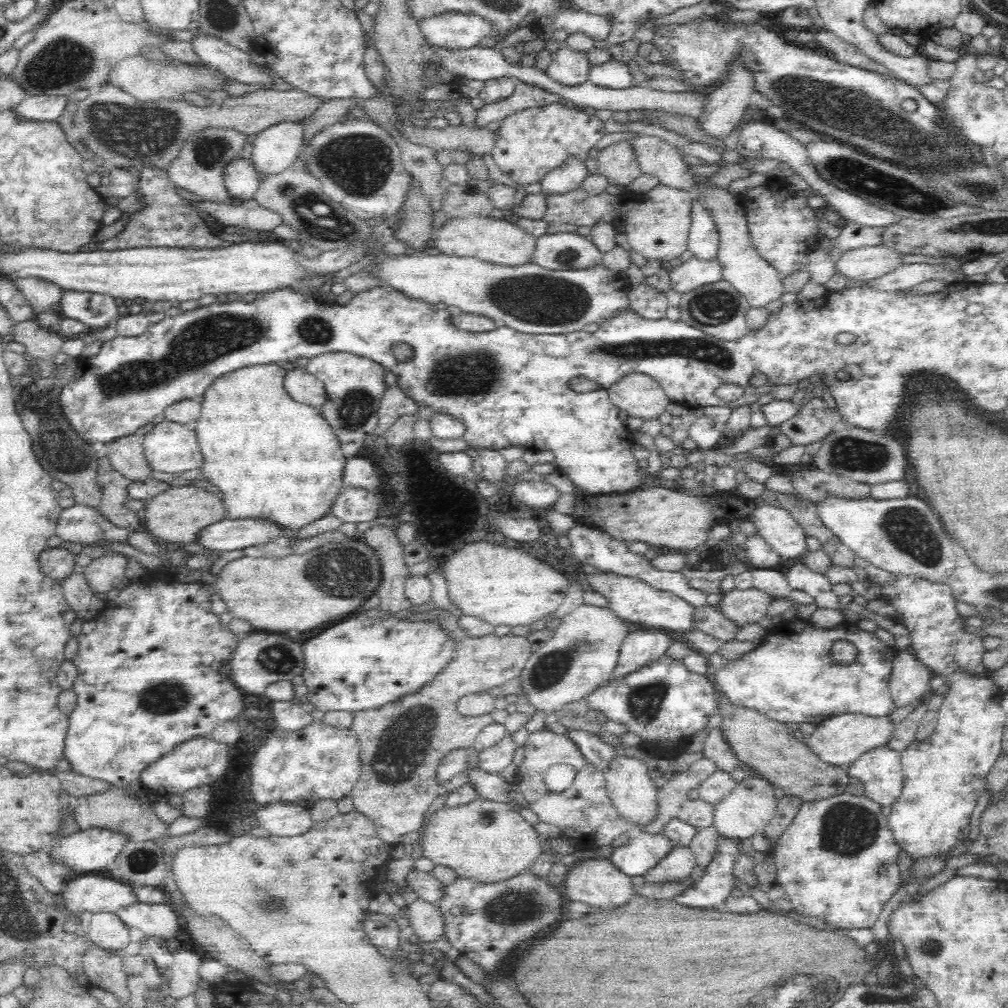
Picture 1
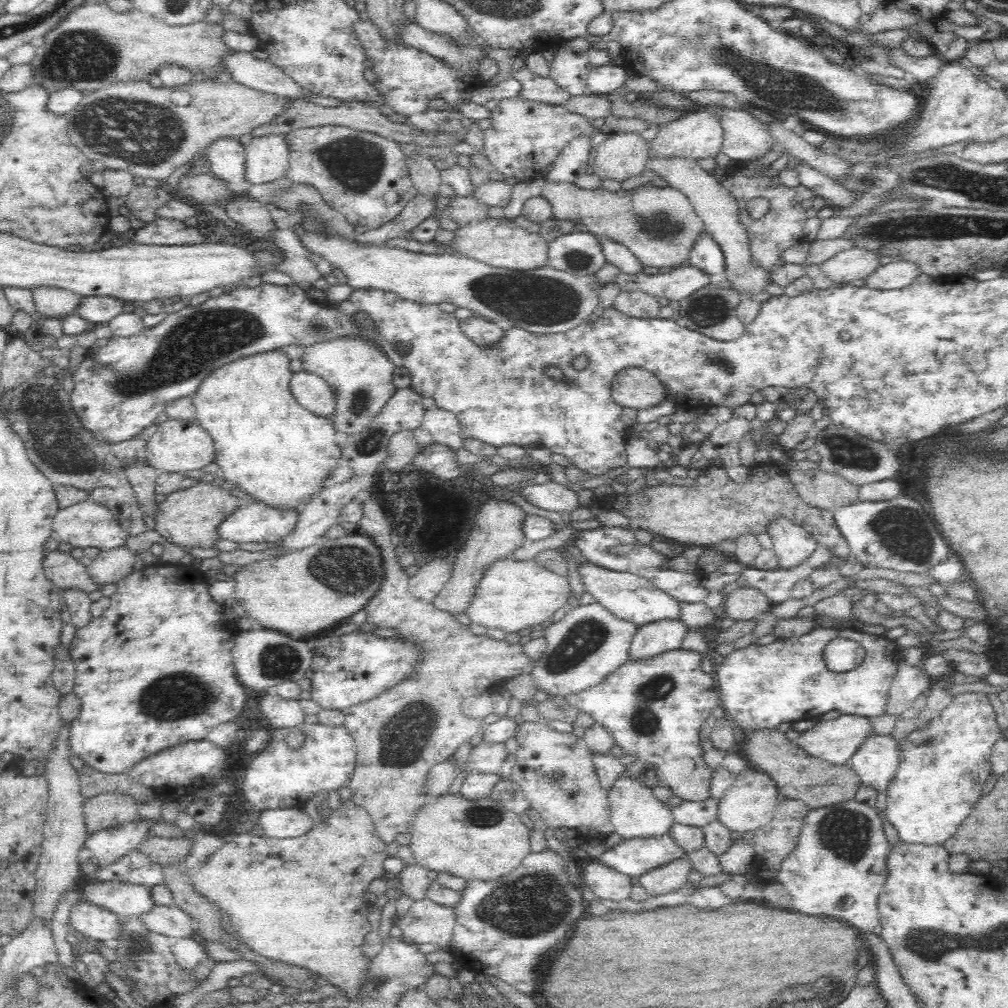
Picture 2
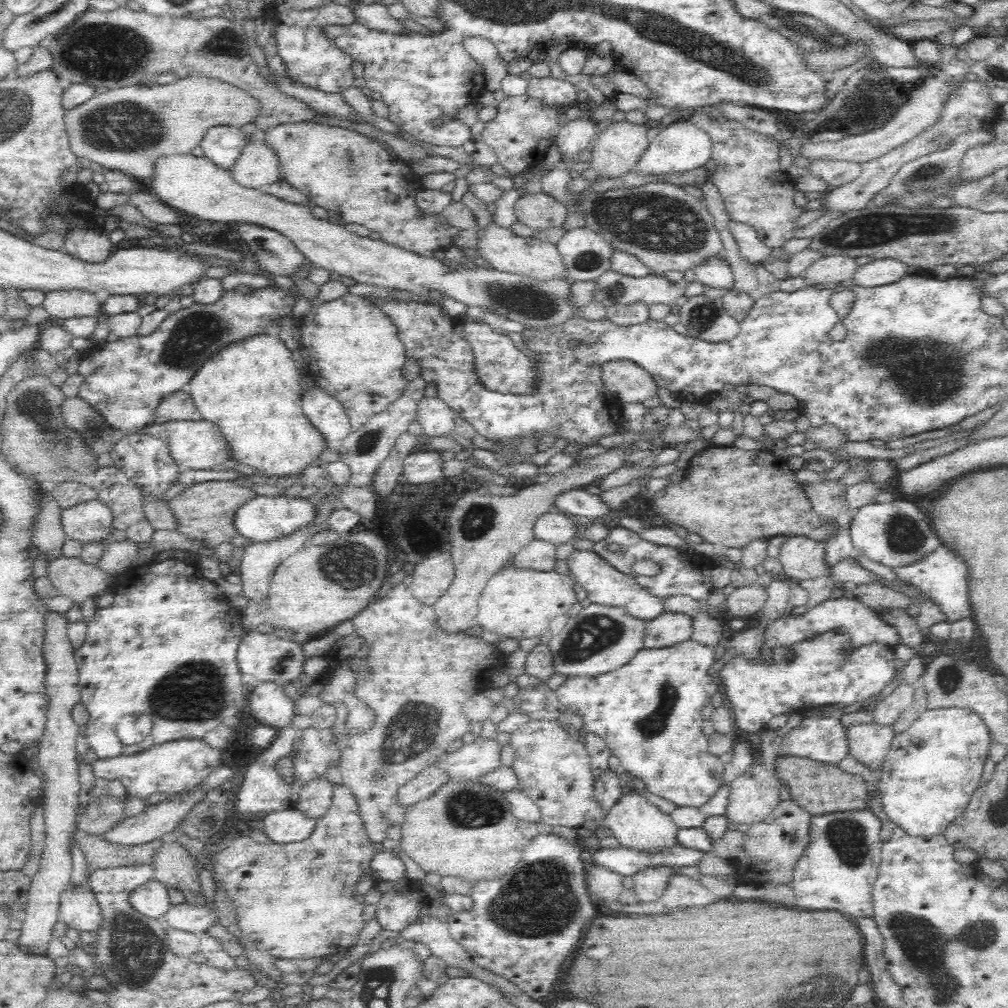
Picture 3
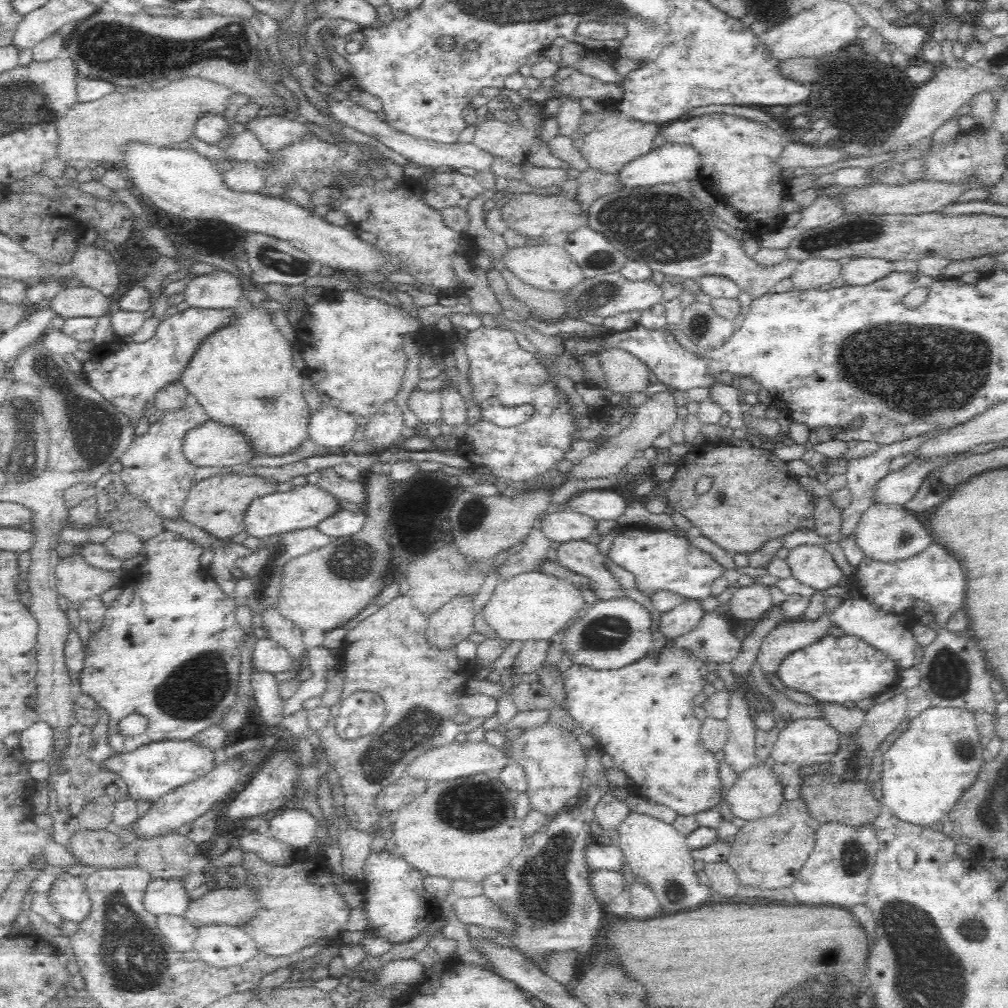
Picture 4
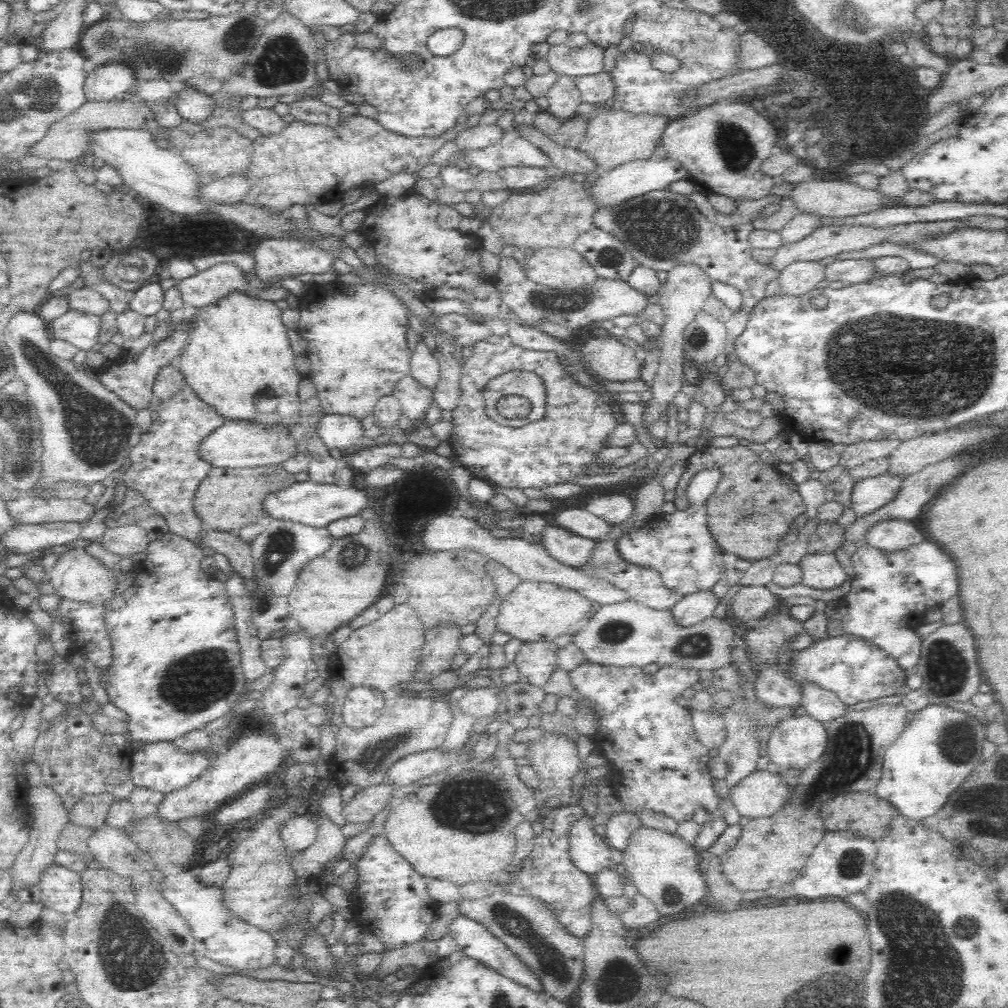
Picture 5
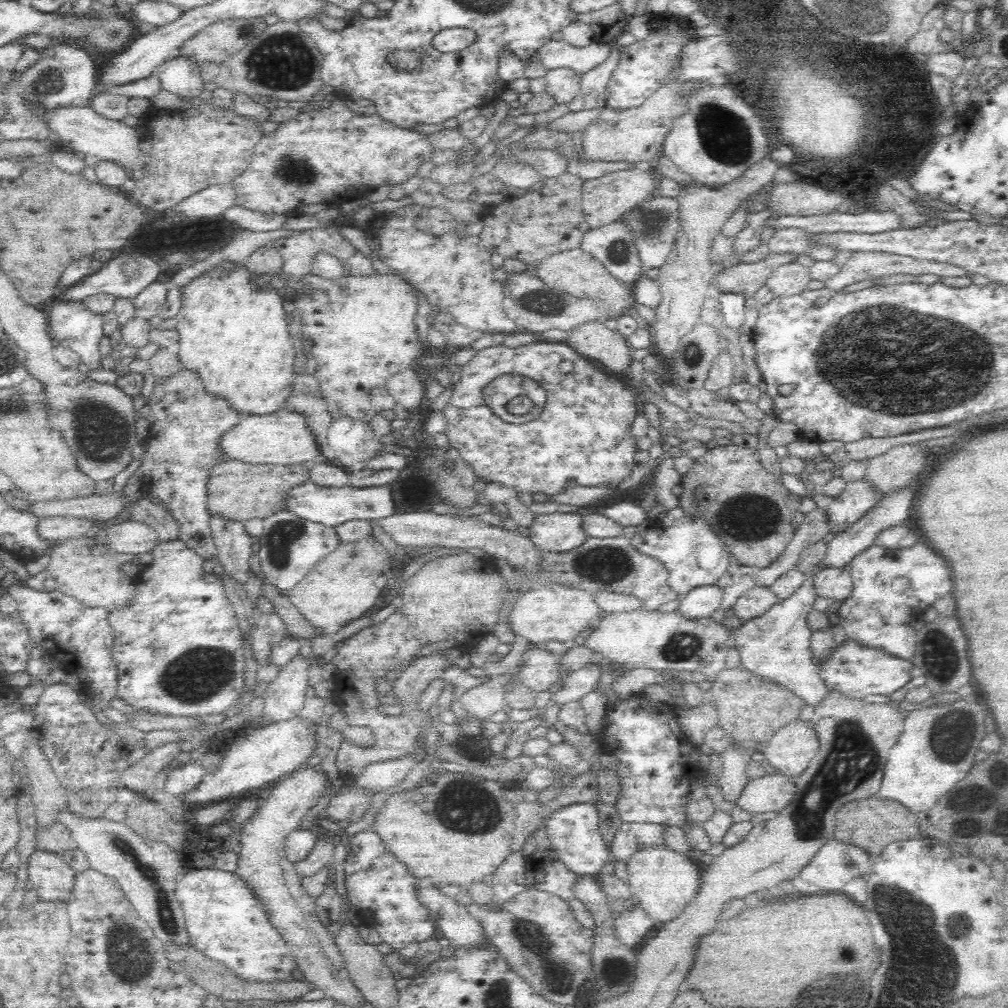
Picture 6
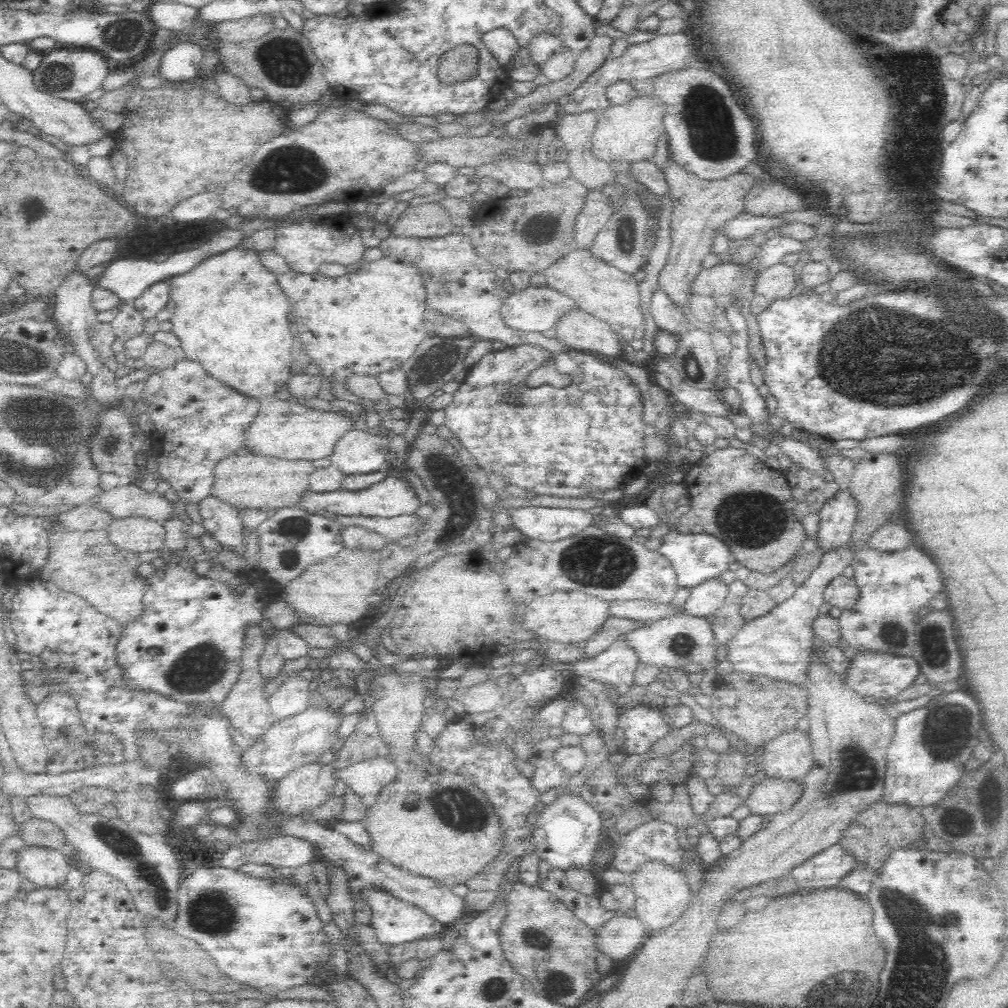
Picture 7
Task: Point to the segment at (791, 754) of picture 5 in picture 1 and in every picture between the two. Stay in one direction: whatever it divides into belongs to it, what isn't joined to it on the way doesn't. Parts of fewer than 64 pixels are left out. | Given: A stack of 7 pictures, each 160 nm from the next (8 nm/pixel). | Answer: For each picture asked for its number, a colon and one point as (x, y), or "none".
1: (840, 740)
2: (834, 741)
3: (823, 740)
4: (801, 742)

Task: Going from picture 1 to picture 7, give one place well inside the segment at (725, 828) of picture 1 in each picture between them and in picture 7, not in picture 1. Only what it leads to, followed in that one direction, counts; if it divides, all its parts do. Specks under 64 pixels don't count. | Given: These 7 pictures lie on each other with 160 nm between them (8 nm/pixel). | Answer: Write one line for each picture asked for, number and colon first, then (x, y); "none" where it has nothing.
2: (750, 802)
3: (753, 795)
4: (757, 793)
5: (762, 794)
6: (768, 793)
7: (771, 796)

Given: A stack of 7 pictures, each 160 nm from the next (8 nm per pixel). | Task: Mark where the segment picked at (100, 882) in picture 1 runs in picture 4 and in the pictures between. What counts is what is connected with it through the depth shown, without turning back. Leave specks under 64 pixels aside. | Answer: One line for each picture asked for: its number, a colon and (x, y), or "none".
2: (125, 900)
3: (152, 899)
4: (169, 896)

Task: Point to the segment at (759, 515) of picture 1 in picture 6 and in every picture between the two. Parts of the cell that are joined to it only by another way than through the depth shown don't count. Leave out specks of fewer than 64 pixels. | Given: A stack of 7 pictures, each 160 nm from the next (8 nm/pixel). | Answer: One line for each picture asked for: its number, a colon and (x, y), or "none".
2: (792, 545)
3: (802, 558)
4: (813, 565)
5: (821, 571)
6: (831, 584)

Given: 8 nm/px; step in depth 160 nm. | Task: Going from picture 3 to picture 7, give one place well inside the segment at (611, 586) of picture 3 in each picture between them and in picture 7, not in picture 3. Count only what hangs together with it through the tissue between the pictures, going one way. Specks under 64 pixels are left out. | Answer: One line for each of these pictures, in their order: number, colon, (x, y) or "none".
4: (582, 557)
5: (565, 546)
6: (555, 532)
7: (547, 524)

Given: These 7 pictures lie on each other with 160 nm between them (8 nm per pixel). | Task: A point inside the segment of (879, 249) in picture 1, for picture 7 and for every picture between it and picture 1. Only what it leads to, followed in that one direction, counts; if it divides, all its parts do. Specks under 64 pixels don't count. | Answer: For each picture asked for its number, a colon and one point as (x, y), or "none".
2: (852, 265)
3: (827, 271)
4: (815, 273)
5: (799, 278)
6: (789, 279)
7: (776, 282)

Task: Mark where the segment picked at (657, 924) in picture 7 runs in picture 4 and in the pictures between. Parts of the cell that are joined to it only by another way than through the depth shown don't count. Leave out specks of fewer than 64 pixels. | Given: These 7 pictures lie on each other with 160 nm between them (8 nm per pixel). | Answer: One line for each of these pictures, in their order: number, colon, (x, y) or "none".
4: (655, 852)
5: (664, 869)
6: (663, 882)

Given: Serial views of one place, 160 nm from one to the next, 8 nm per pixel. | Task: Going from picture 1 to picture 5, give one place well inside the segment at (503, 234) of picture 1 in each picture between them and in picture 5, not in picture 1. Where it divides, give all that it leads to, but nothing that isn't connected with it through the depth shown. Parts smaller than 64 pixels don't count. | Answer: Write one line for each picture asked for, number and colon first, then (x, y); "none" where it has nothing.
2: (498, 242)
3: (531, 257)
4: (548, 267)
5: (564, 268)

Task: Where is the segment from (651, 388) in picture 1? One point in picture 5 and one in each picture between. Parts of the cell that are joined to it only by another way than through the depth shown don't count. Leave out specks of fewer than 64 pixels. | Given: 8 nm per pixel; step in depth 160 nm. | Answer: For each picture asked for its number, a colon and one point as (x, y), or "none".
2: (635, 387)
3: (629, 382)
4: (623, 372)
5: (608, 358)

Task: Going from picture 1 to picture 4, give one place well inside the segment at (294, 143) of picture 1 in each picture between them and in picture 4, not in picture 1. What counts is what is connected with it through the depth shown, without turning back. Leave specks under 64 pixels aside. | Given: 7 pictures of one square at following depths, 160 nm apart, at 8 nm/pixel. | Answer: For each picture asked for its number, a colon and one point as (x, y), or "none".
2: (266, 157)
3: (256, 168)
4: (245, 177)

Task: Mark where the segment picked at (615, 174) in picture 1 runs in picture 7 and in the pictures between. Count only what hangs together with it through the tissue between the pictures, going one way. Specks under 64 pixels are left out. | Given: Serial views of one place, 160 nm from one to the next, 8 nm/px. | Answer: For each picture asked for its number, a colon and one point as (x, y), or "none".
2: (621, 155)
3: (618, 145)
4: (616, 140)
5: (616, 137)
6: (637, 135)
7: (630, 132)

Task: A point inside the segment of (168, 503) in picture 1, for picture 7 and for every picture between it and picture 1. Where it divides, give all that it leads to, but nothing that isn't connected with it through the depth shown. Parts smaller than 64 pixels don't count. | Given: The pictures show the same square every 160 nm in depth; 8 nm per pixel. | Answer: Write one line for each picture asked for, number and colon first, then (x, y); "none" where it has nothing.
2: (191, 517)
3: (205, 511)
4: (218, 504)
5: (228, 499)
6: (237, 490)
7: (246, 480)

